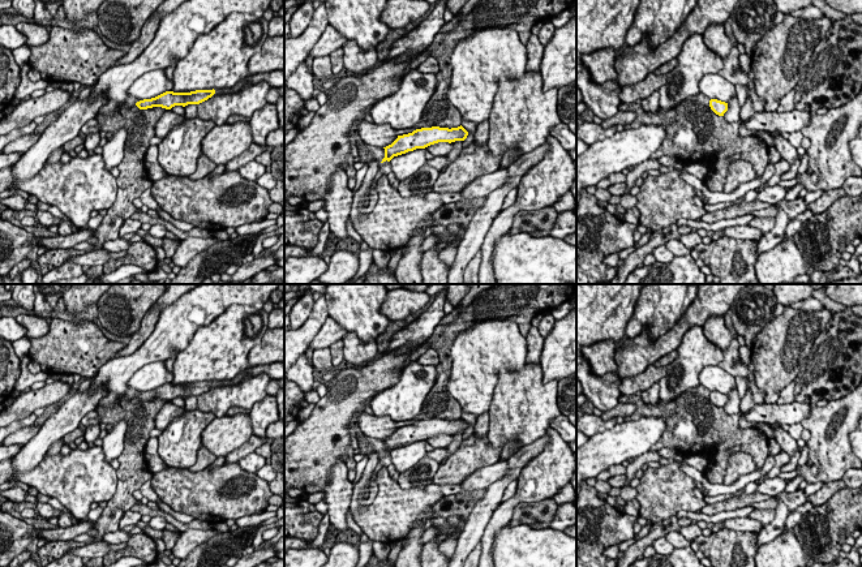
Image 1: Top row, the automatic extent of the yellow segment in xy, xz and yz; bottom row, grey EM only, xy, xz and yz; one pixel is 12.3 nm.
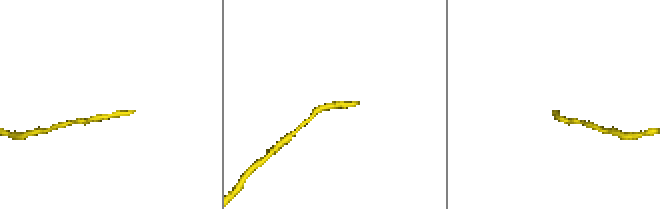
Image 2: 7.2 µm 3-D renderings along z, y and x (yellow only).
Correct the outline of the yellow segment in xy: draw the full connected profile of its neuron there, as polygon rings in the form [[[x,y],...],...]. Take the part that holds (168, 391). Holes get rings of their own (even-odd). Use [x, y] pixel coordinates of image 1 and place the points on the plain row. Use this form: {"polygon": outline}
{"polygon": [[[284,361],[262,366],[249,366],[246,370],[236,375],[232,381],[196,382],[190,385],[166,383],[155,390],[140,392],[136,395],[136,398],[140,401],[147,401],[153,399],[171,401],[175,398],[185,399],[188,396],[200,396],[211,390],[213,387],[237,385],[261,373],[267,374],[271,379],[284,379]]]}

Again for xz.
{"polygon": [[[460,417],[458,420],[421,420],[416,421],[412,425],[398,428],[398,430],[385,441],[383,454],[390,454],[394,448],[413,443],[416,441],[425,441],[430,437],[438,434],[455,434],[464,433],[468,428],[468,424]]]}

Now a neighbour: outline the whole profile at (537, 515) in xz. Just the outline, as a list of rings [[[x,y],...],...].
[[[553,498],[536,503],[522,502],[515,506],[510,524],[513,527],[527,524],[535,529],[549,528],[557,508],[558,504]]]

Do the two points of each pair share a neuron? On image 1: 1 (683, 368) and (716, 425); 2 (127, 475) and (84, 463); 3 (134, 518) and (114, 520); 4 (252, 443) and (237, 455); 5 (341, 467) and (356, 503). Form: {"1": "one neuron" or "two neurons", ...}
{"1": "two neurons", "2": "two neurons", "3": "two neurons", "4": "one neuron", "5": "two neurons"}

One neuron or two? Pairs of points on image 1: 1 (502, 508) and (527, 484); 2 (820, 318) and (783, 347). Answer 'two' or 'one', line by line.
1: one
2: one

